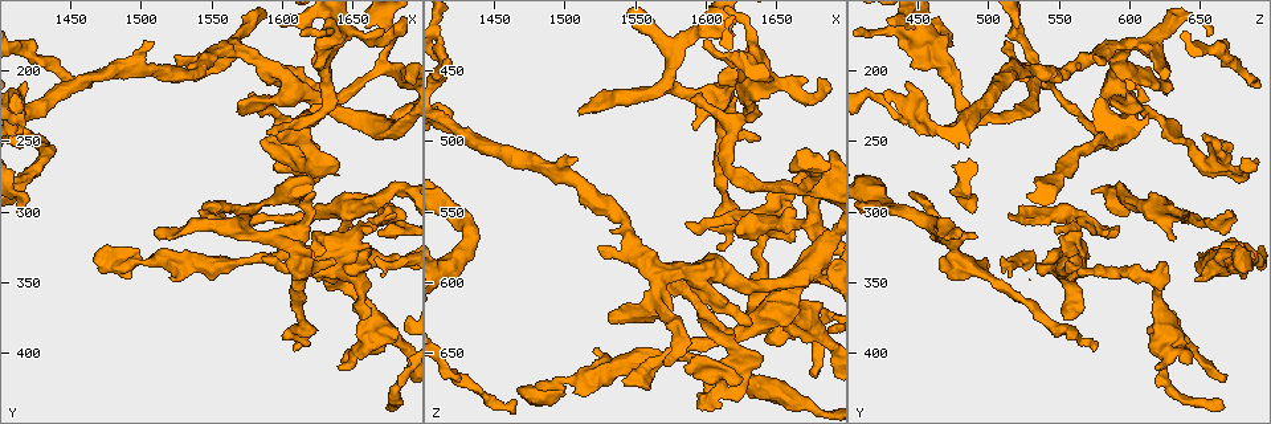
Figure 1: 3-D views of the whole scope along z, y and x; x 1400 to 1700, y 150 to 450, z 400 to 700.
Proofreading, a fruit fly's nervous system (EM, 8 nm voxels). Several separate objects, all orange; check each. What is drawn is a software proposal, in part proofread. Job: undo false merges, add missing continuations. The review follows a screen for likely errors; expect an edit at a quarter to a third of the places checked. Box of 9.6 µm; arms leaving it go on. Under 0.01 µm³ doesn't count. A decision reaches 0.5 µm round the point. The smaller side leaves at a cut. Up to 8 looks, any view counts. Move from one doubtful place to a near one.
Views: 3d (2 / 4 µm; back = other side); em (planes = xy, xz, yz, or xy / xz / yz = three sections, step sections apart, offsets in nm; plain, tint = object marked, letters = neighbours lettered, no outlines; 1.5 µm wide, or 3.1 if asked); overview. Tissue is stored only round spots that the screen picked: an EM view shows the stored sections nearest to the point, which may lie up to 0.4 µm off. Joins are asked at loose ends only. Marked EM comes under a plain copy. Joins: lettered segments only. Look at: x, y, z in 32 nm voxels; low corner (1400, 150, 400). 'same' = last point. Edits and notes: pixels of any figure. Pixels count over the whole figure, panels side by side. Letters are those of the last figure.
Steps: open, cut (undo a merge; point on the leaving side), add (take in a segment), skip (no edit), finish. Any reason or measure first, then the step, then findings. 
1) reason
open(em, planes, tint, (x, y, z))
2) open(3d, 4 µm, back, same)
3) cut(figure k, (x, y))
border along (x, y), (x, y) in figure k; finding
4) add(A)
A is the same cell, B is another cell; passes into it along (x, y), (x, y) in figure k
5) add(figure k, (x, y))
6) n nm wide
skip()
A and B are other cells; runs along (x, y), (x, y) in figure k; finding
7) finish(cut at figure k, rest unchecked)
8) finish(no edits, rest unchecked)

four-way junction
open(em, xz, step 8, tint, (1676, 200, 534))

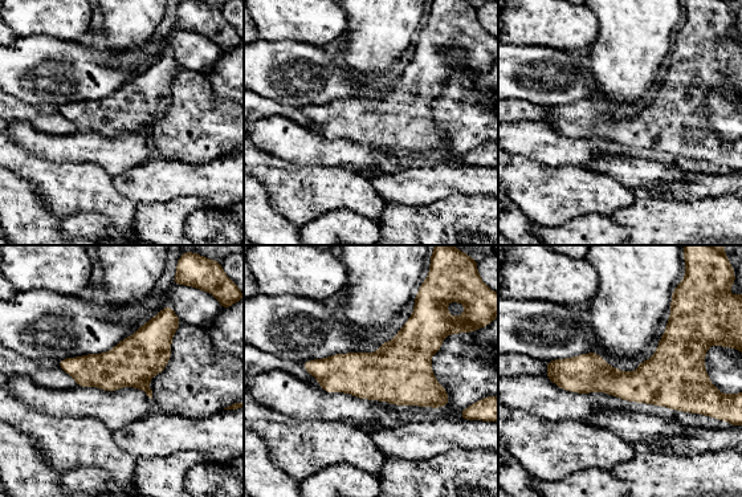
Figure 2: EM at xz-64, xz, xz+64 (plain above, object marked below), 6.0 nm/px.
cut it another way
open(em, planes, letters, same)

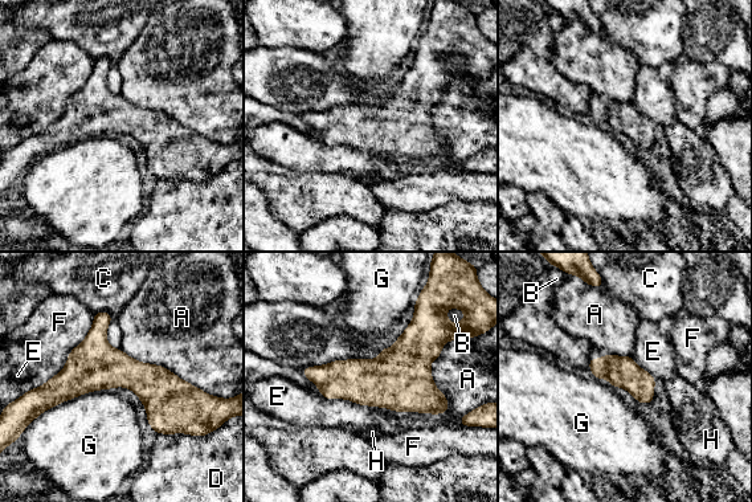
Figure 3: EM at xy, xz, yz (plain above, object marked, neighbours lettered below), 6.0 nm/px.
190 nm wide
skip()
A, B, C, D, E, F, G and H are other cells; runs along (195, 391), (80, 375), (39, 394) in figure 3; one cell here

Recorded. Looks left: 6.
free end
open(3d, 4 µm, (1624, 330, 566))

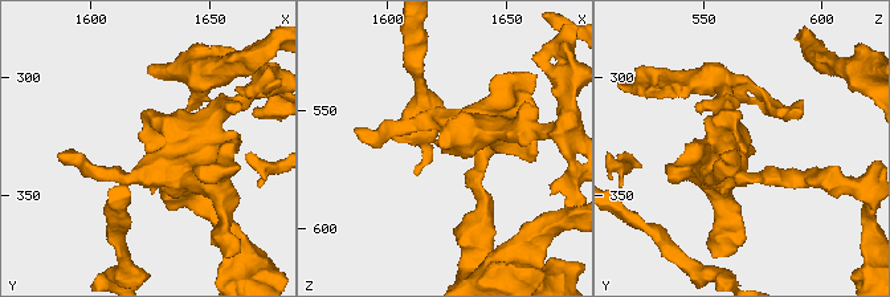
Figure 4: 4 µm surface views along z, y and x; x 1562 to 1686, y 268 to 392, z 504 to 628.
open(em, planes, letters, (1622, 330, 565))

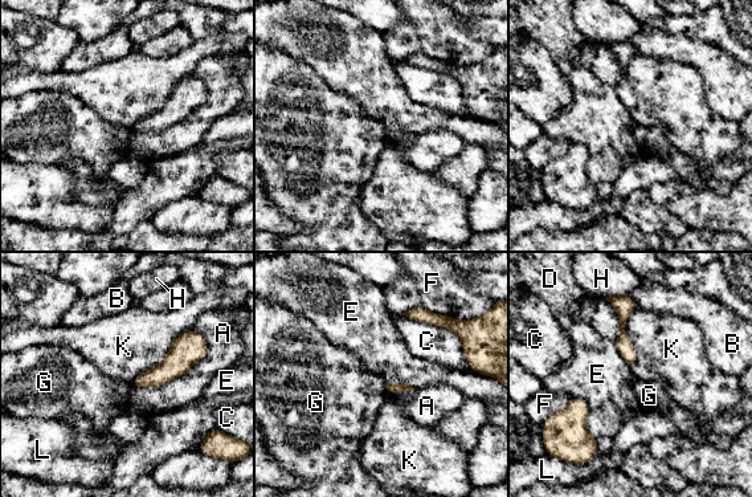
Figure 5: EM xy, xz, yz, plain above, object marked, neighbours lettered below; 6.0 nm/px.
skip()
A, B, C, D, E, F, G, H, K and L are other cells; none of them fits

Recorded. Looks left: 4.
open(3d, 2 µm, (1524, 348, 648))

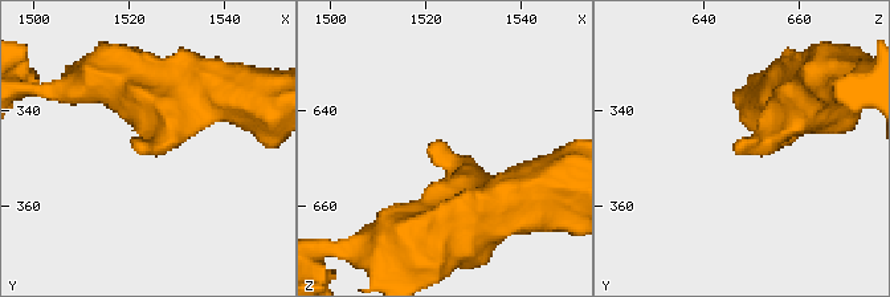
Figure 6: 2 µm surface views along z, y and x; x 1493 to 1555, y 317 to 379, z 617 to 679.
need the tissue
open(em, planes, letters, (1522, 349, 647))

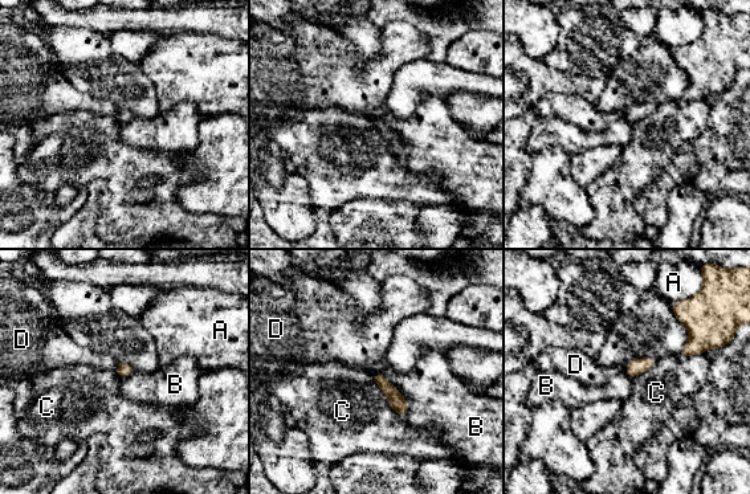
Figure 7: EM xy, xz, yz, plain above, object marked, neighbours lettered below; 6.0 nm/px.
C touches over 340 nm
skip()
A, B, C and D are other cells; border along (373, 374), (388, 404), (404, 419) in figure 7; no lettered segment goes on from it

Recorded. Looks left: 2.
arms part here
open(em, planes, letters, (1672, 242, 590))

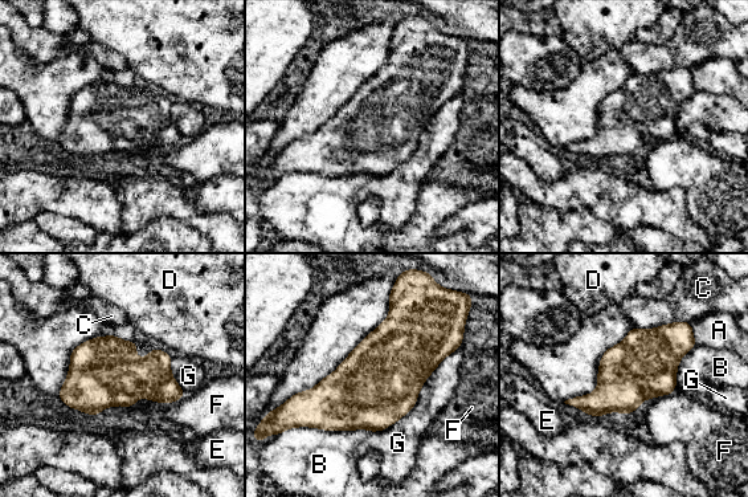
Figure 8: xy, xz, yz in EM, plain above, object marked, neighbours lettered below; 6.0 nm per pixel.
380 nm wide
skip()
A, B, C, D, E, F and G are other cells; border along (186, 394), (164, 404) in figure 8; continuous, no second cell

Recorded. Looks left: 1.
finish(no edits, rest unchecked)

